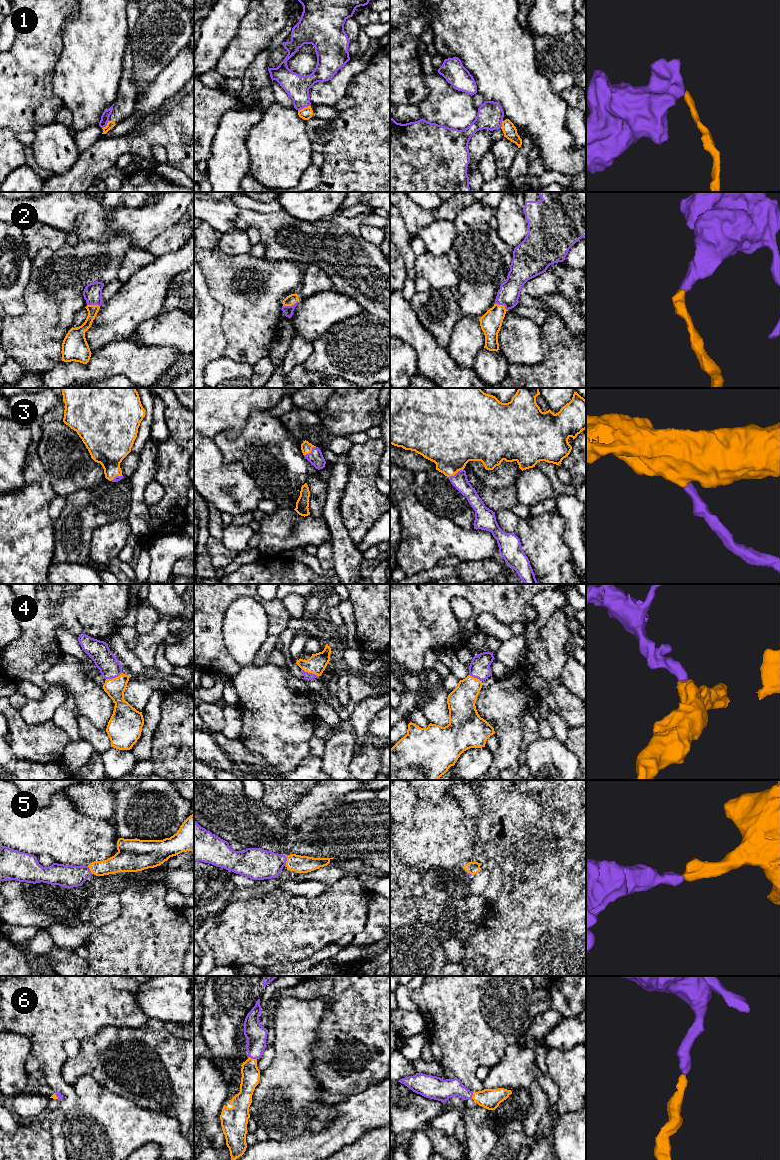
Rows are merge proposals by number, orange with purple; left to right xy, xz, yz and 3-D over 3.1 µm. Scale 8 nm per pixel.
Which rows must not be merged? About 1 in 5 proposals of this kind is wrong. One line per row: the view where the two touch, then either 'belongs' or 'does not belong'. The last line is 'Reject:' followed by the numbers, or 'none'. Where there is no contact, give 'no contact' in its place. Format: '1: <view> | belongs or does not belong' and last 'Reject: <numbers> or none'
1: xz | does not belong
2: xz | belongs
3: yz | belongs
4: xz | belongs
5: xz | belongs
6: xz | belongs
Reject: 1

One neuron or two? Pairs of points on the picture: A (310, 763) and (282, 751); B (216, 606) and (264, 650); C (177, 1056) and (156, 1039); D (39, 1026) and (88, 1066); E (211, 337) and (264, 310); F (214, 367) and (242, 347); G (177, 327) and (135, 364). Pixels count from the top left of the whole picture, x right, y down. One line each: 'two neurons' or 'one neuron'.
A: two neurons
B: one neuron
C: one neuron
D: two neurons
E: two neurons
F: two neurons
G: two neurons

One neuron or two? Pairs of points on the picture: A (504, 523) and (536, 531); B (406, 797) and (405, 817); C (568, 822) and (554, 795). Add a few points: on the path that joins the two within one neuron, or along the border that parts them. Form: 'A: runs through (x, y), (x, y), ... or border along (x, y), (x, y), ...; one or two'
A: runs through (512, 523), (528, 531); one
B: runs through (405, 802), (405, 812); one
C: runs through (568, 815), (568, 809), (561, 802); one

